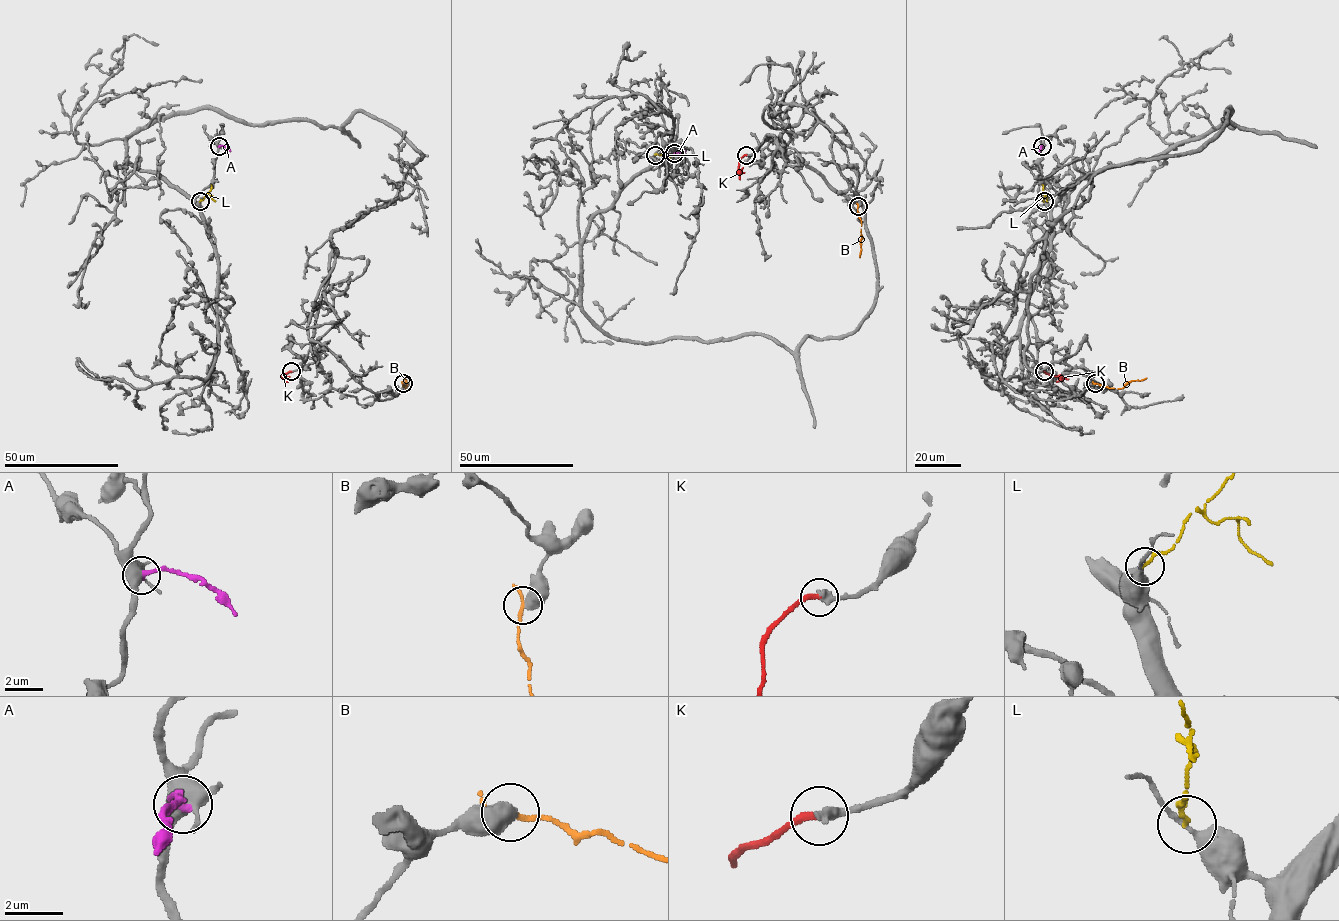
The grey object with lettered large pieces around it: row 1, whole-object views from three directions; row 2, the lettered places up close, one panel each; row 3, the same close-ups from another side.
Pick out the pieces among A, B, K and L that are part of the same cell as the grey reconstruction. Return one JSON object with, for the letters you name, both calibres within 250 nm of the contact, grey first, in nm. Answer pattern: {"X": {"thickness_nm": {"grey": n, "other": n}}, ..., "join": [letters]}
{"K": {"thickness_nm": {"grey": 380, "other": 260}}, "join": ["K"]}

